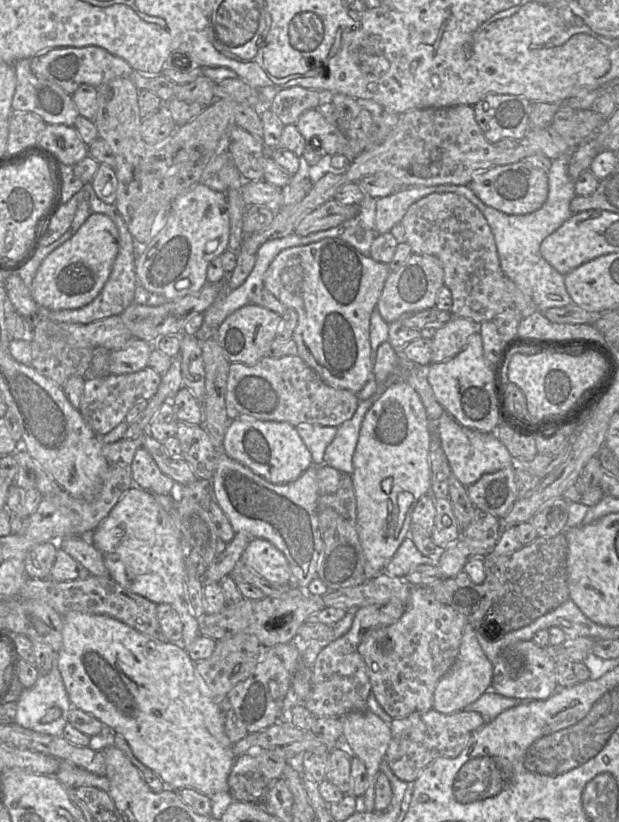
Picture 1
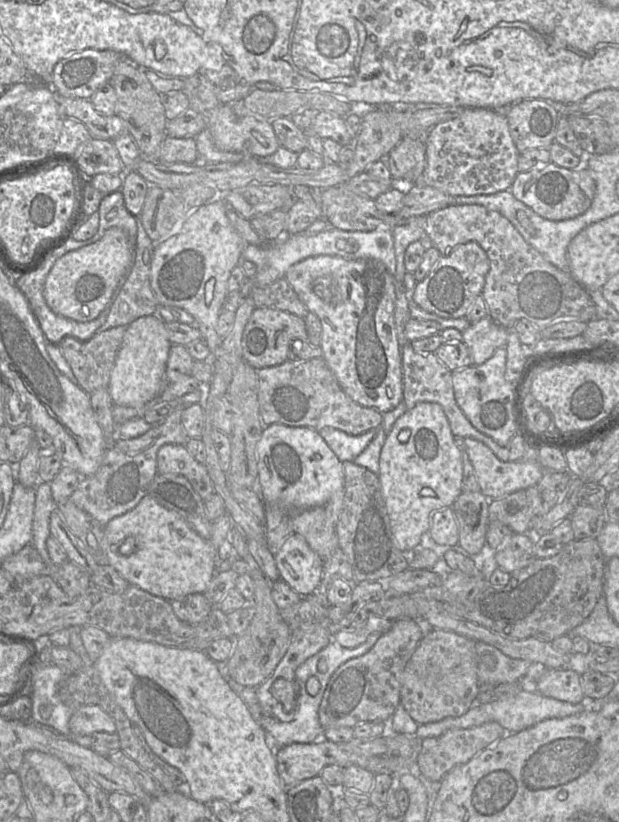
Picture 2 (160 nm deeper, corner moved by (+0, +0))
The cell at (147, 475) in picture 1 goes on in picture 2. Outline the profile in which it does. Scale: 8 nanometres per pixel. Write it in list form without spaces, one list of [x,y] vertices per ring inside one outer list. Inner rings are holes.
[[[167,444],[158,450],[157,473],[186,477],[202,499],[217,494],[205,465],[198,462],[184,445]]]

